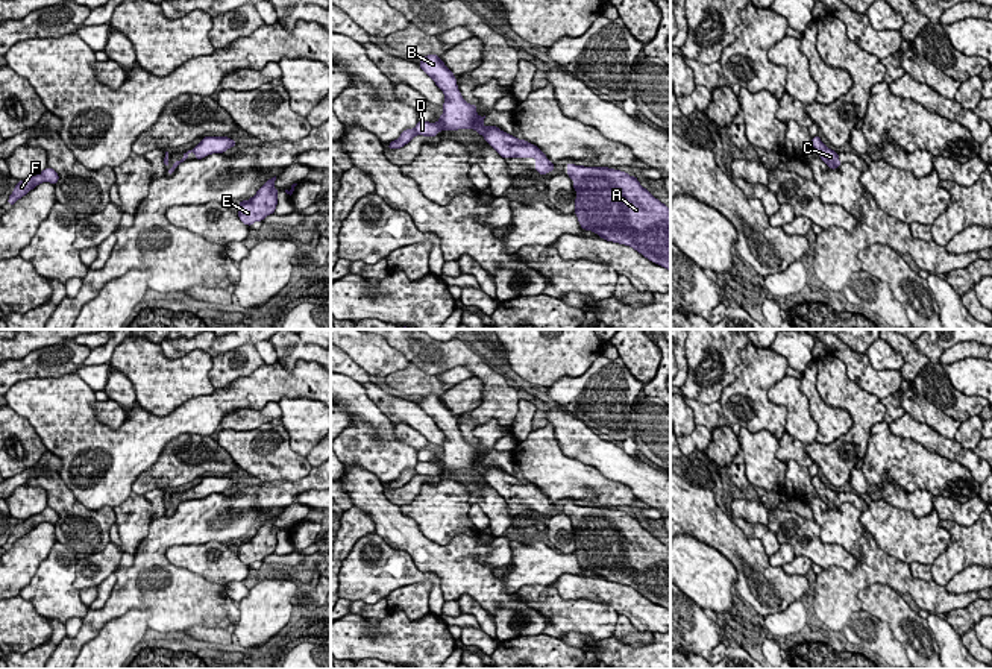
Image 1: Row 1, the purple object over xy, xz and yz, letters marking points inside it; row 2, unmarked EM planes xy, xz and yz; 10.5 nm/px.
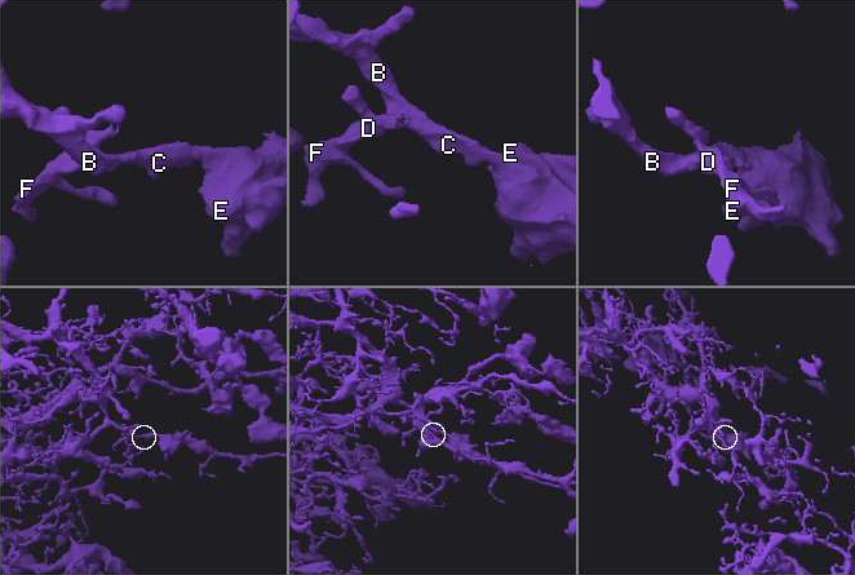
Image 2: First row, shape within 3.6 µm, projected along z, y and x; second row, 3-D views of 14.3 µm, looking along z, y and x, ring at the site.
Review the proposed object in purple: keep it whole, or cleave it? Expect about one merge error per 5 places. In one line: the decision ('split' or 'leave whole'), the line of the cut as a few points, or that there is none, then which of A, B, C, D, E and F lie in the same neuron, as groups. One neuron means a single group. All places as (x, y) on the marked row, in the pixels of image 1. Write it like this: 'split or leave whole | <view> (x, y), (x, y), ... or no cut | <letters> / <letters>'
leave whole | no cut | A B C D E F

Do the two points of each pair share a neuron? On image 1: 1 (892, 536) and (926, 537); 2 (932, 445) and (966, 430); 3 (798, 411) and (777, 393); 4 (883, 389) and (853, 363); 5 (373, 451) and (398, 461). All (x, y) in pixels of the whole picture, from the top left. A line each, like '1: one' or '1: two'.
1: one
2: two
3: one
4: one
5: one

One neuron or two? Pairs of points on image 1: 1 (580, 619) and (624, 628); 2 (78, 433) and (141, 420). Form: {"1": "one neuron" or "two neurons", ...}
{"1": "two neurons", "2": "one neuron"}

